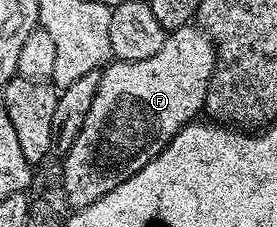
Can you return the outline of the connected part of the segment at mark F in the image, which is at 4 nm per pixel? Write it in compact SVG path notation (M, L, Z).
M194 24L186 25L180 29L170 30L165 39L165 43L161 47L161 51L157 51L157 55L149 55L149 59L141 59L140 61L112 60L101 72L101 83L97 87L97 95L93 95L93 107L89 107L89 115L85 115L85 123L80 127L73 147L62 158L63 169L61 168L61 176L63 178L63 186L67 192L68 206L75 211L84 209L84 207L93 204L97 199L101 199L109 191L113 191L113 187L125 183L125 179L137 175L137 171L144 169L186 125L192 124L198 118L195 117L198 113L202 114L204 112L207 103L207 88L211 82L211 76L214 70L215 45L205 36L202 29L196 27Z

